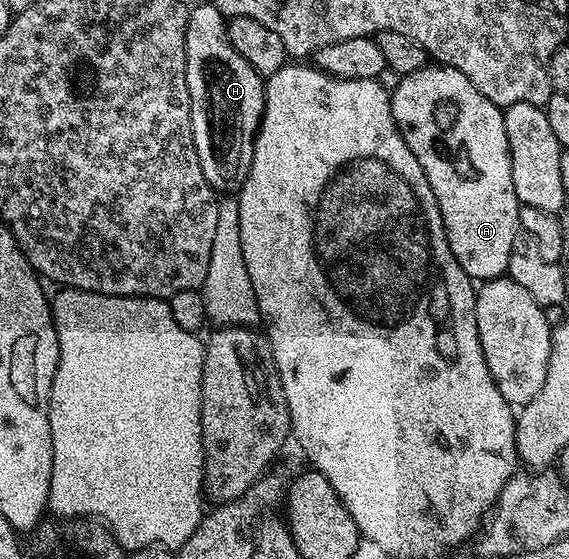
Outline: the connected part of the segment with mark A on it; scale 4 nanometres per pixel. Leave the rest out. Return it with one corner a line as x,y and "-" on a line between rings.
427,65
416,73
401,76
397,82
390,96
392,117
404,137
404,145
412,149
416,161
420,161
420,169
424,169
424,177
428,177
428,185
432,185
432,193
436,193
436,205
440,205
440,217
444,221
452,257
456,257
460,269
464,269
471,281
505,276
508,257
512,257
512,245
520,234
520,204
516,185
512,185
512,161
508,133
504,133
503,108
488,101
488,97
460,73
460,69

